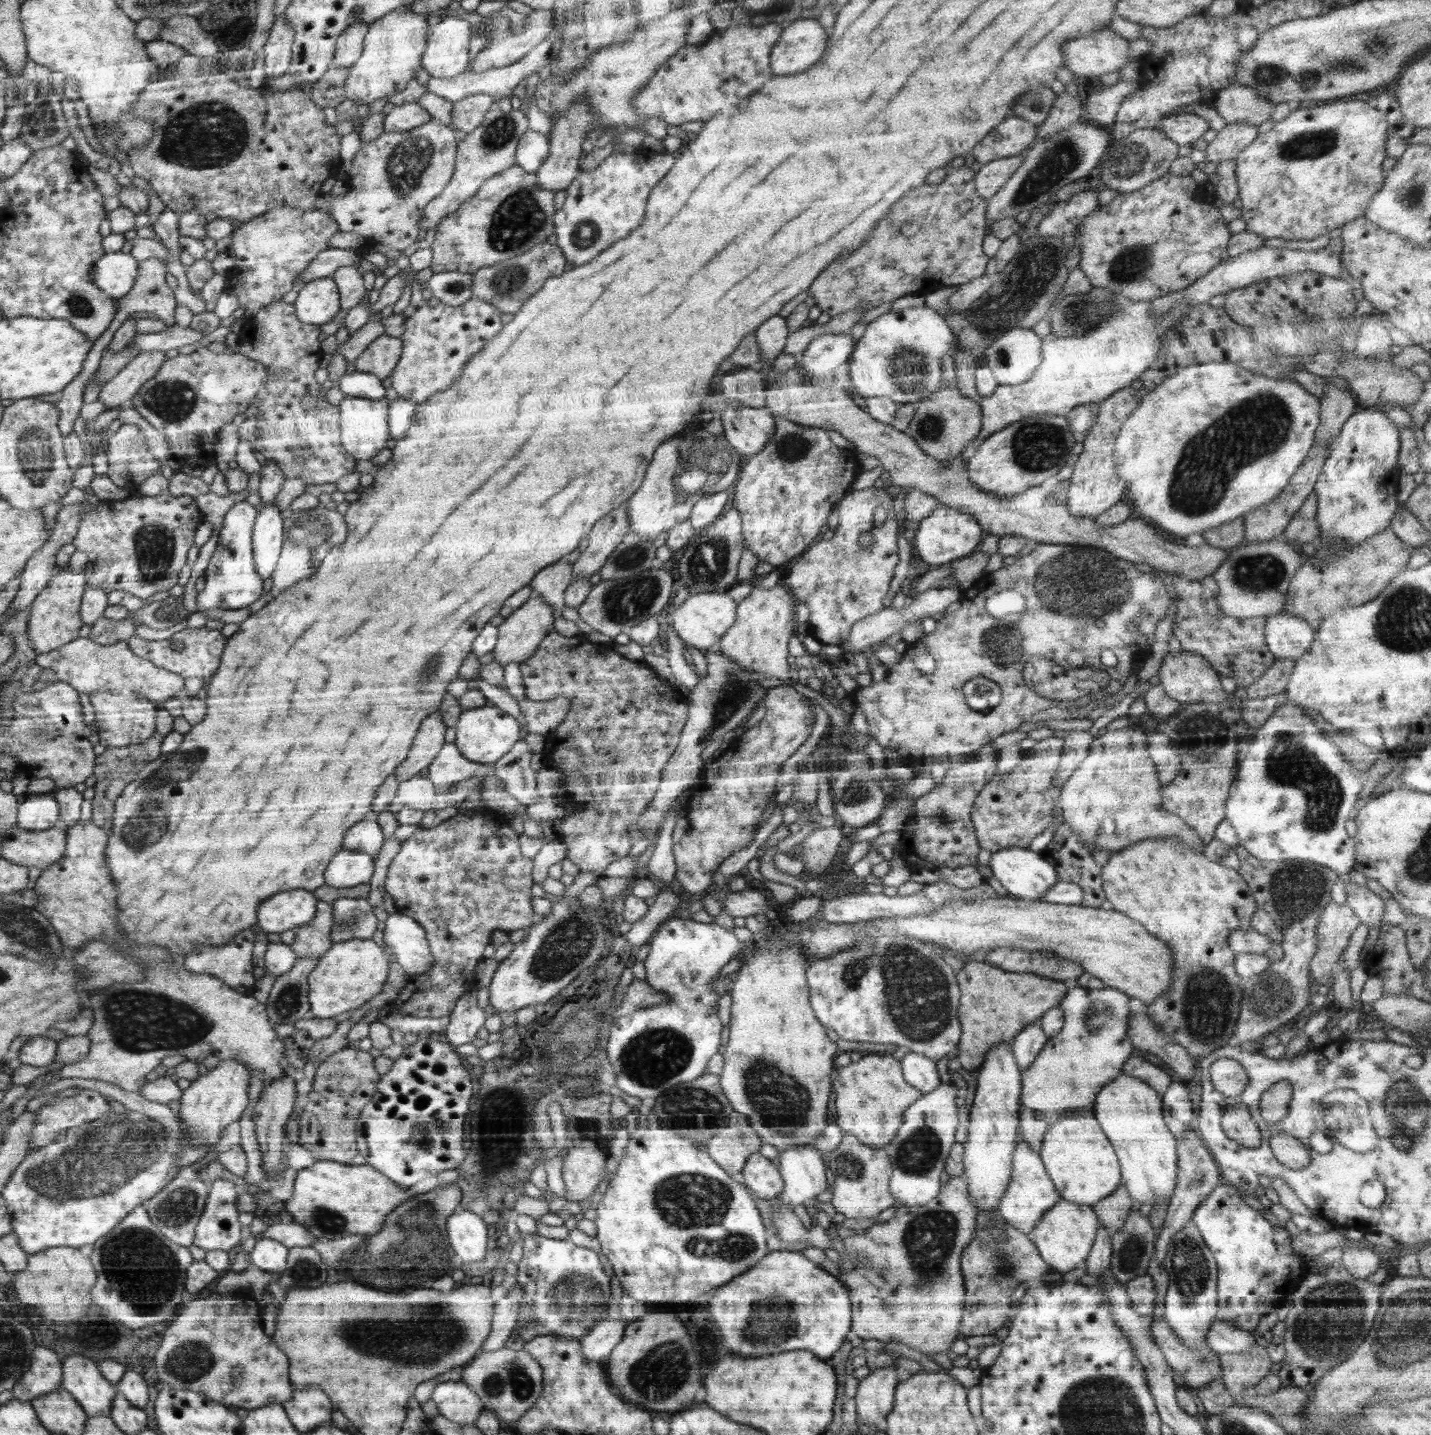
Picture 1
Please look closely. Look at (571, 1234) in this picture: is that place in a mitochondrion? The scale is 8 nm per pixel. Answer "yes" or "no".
no

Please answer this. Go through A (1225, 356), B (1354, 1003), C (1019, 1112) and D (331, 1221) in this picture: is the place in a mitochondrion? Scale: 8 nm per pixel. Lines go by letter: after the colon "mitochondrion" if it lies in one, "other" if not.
A: other
B: other
C: other
D: mitochondrion

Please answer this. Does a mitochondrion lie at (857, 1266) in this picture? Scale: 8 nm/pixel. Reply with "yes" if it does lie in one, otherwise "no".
no

